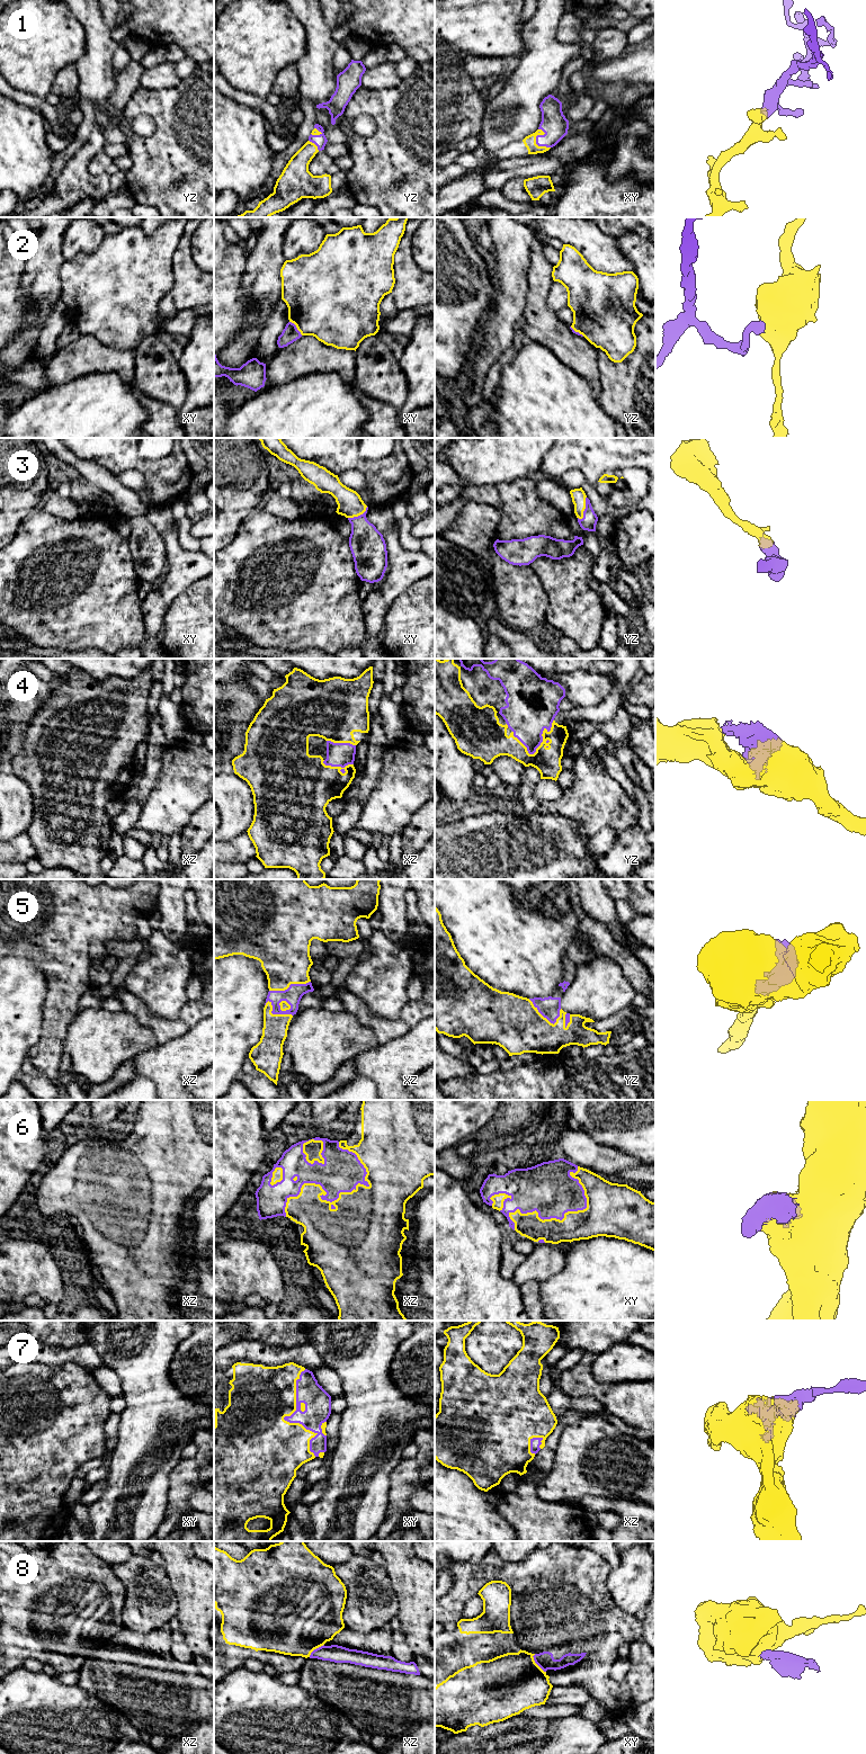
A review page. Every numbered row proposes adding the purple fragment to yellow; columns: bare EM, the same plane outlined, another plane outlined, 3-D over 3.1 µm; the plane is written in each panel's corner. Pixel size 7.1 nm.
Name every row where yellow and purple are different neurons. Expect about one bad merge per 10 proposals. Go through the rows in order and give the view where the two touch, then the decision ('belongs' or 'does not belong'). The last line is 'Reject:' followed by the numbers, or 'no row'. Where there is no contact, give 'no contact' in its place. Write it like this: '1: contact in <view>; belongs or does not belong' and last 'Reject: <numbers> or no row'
1: contact in xy; belongs
2: contact in xy; does not belong
3: contact in yz; belongs
4: contact in yz; belongs
5: contact in yz; belongs
6: contact in xz; belongs
7: contact in xy; belongs
8: contact in xy; does not belong
Reject: 2, 8

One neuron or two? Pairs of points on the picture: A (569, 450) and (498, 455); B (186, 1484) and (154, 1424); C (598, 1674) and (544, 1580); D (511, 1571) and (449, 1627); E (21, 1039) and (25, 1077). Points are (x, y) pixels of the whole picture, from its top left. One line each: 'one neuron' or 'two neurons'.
A: two neurons
B: two neurons
C: one neuron
D: two neurons
E: two neurons

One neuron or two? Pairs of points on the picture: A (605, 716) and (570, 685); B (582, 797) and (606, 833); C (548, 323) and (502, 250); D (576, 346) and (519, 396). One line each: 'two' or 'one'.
A: two
B: two
C: two
D: two

